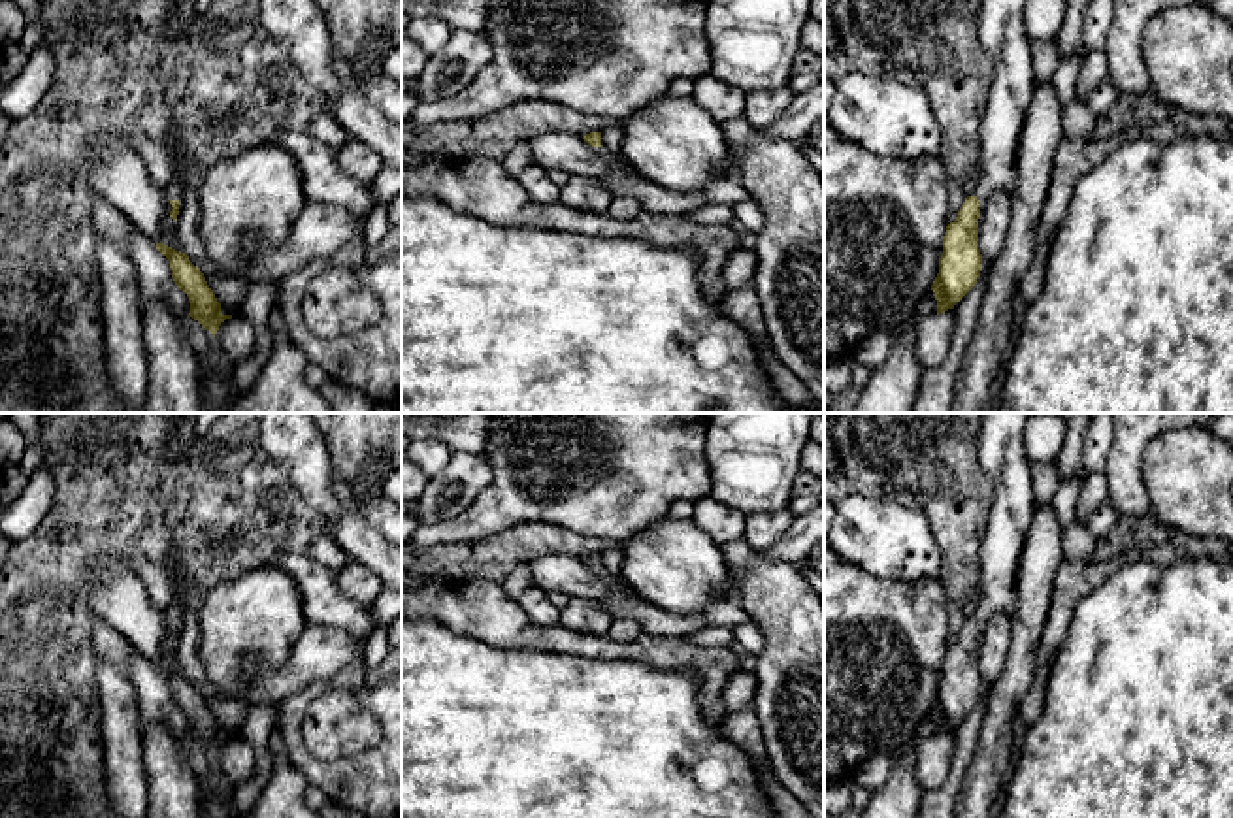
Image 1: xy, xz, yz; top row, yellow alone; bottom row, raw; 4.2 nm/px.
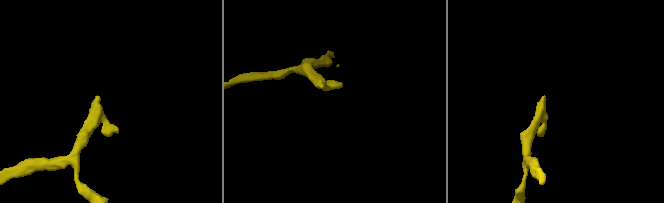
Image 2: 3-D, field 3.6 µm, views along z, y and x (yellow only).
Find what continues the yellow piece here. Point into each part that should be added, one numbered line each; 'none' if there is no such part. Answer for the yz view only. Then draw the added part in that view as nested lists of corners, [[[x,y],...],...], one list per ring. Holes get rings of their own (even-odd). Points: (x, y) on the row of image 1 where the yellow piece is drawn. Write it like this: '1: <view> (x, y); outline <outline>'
1: yz (1000, 27); outline [[[980,0],[977,30],[980,43],[995,62],[995,77],[982,121],[978,200],[988,198],[994,190],[1014,192],[1016,147],[1035,87],[1033,53],[1022,21],[1024,4],[1026,0]]]

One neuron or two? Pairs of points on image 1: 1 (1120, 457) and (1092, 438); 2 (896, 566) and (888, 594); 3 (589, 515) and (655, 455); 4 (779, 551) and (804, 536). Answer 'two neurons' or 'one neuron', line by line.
1: two neurons
2: two neurons
3: one neuron
4: one neuron

